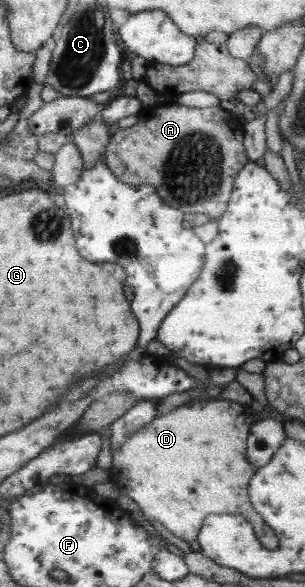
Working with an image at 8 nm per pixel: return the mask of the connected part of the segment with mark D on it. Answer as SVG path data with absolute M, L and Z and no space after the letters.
M212 393L210 401L183 404L177 408L159 415L141 430L132 433L119 449L112 451L112 469L110 481L113 481L119 491L133 499L148 519L156 519L163 523L173 535L185 540L191 545L196 539L206 515L244 515L245 519L253 521L253 531L259 543L267 549L278 548L278 537L262 517L253 509L247 497L247 485L256 472L246 458L249 430L255 419L245 405L228 399L217 400Z

